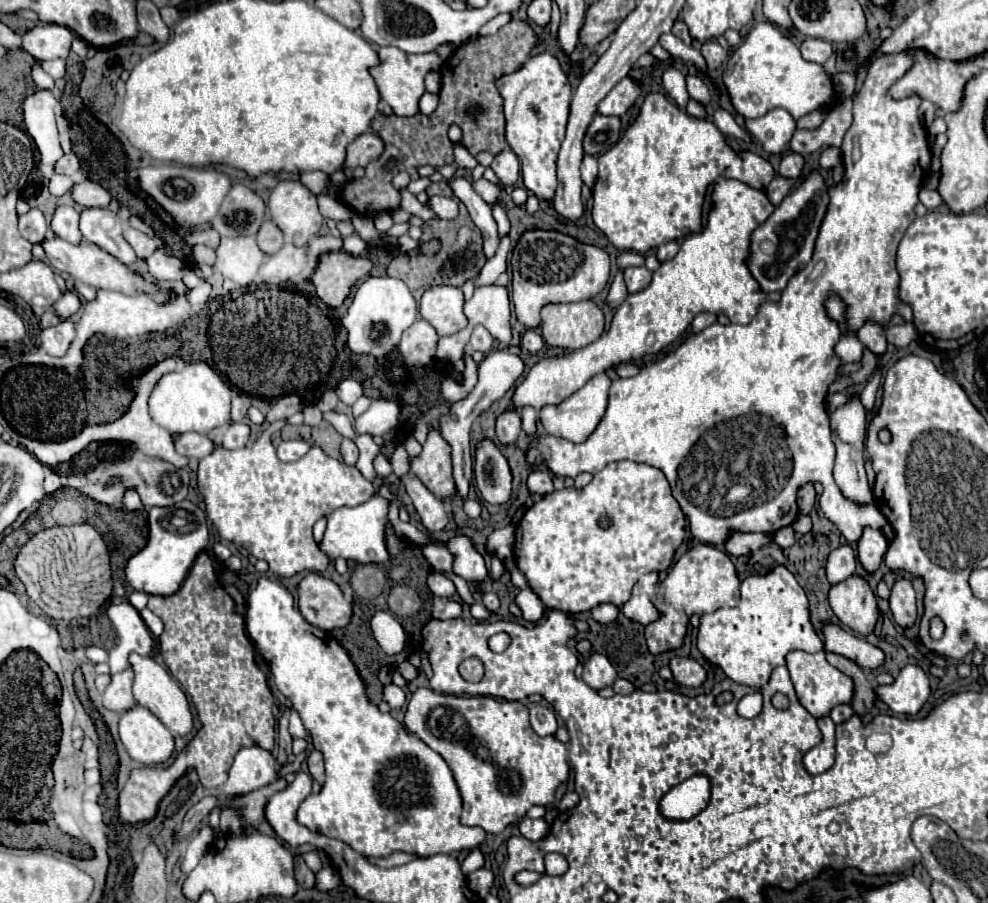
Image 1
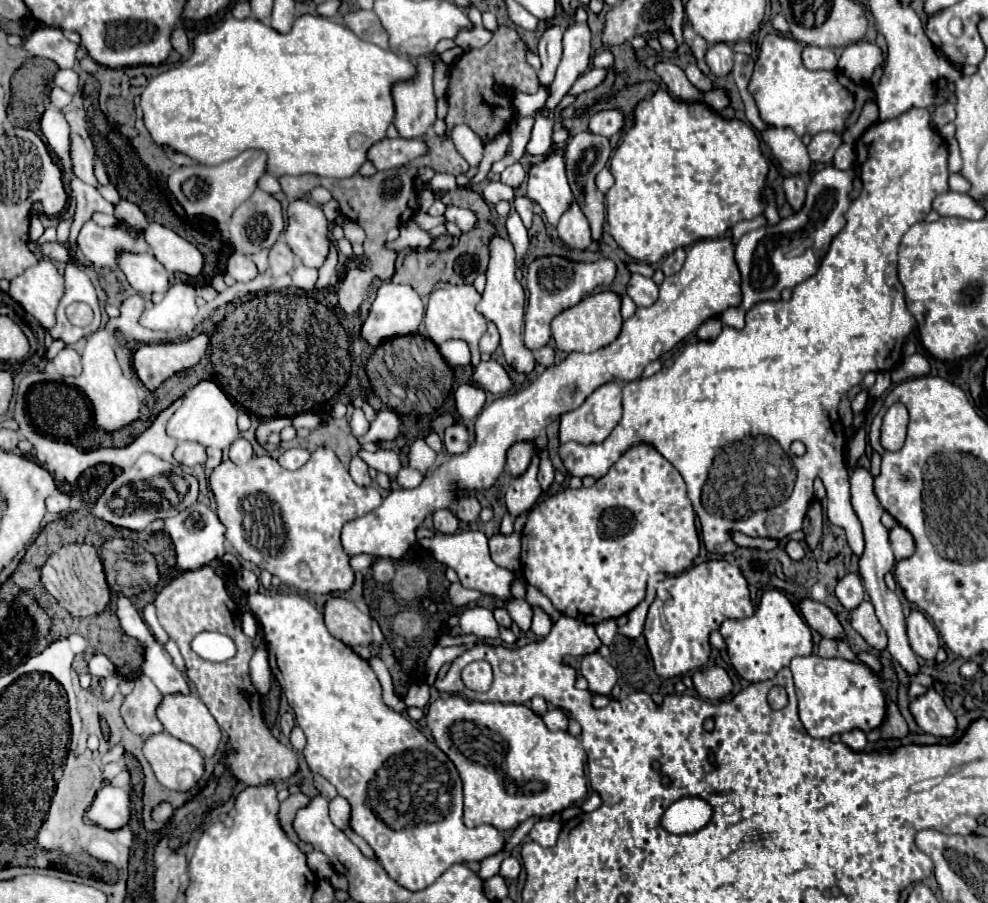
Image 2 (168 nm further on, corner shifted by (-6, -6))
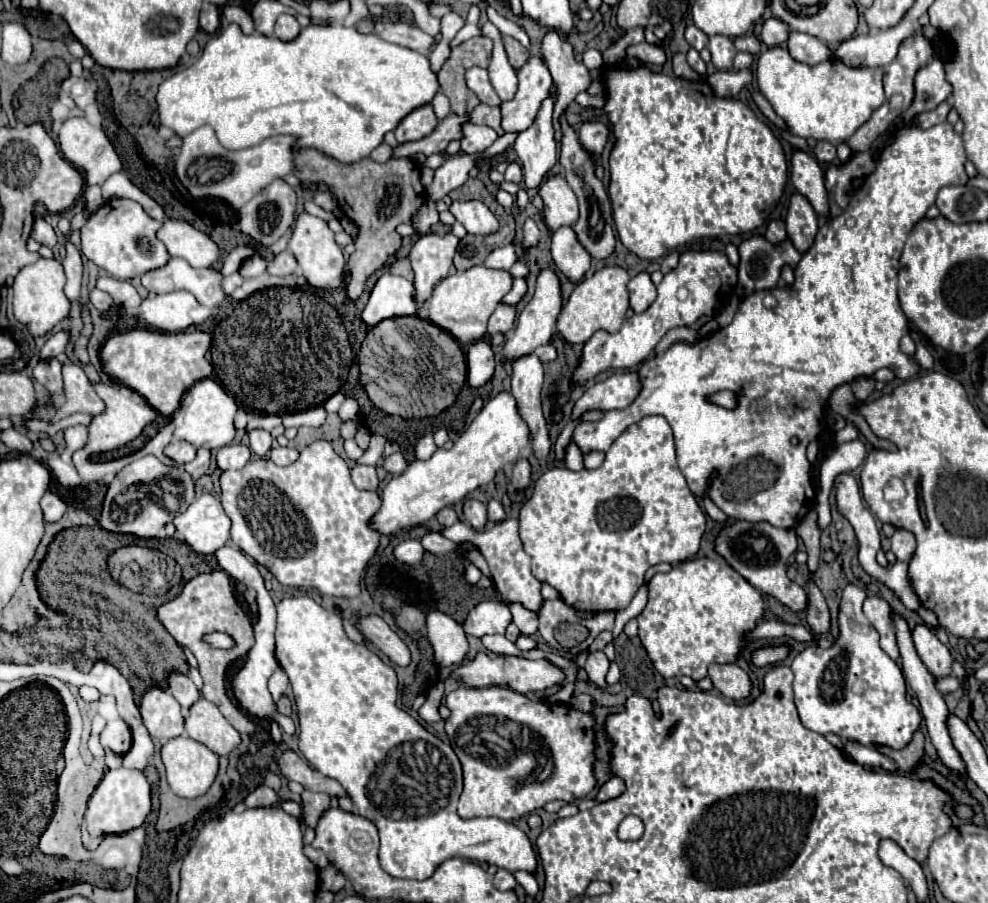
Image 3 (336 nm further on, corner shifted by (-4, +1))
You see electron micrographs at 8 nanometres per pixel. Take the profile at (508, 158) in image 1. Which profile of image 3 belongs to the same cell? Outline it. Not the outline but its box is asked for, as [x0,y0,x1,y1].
[504,162,522,184]

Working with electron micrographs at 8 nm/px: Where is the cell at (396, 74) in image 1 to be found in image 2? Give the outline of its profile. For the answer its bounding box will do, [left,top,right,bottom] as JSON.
[394,57,436,139]

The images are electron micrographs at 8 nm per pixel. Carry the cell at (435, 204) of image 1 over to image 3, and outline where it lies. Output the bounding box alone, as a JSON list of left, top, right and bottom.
[450,200,498,234]

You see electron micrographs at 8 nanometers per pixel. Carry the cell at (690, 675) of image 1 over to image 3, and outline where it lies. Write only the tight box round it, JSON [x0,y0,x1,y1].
[708,664,750,700]

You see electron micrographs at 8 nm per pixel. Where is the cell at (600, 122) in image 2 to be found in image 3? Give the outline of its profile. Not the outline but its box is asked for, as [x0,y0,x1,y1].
[578,122,610,154]

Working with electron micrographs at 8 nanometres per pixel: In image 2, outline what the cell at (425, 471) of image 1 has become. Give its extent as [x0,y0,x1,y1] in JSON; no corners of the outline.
[452,495,480,523]

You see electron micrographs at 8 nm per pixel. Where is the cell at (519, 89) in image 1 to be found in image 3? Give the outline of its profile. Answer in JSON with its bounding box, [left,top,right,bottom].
[538,174,578,230]

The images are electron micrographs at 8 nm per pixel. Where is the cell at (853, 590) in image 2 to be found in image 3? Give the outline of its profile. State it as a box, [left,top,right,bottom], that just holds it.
[792,584,920,748]

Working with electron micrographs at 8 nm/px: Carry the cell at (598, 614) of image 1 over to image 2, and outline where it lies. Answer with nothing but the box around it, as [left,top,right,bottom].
[596,619,618,647]

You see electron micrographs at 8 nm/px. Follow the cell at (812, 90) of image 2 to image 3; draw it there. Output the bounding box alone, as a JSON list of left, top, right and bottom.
[756,46,884,146]

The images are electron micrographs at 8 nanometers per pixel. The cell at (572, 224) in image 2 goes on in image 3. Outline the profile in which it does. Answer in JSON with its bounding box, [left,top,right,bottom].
[552,226,592,280]

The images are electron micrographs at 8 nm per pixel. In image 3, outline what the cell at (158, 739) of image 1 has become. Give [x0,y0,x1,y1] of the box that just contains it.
[160,736,218,798]

